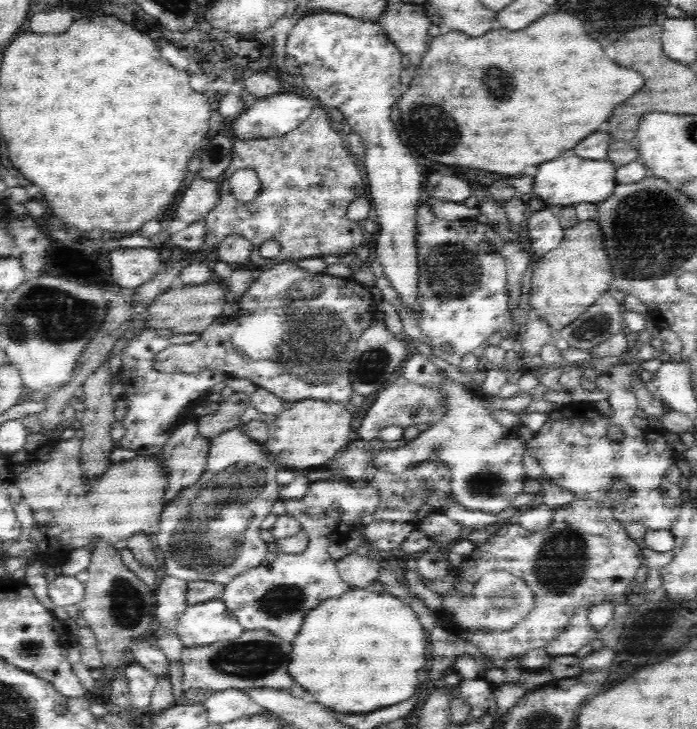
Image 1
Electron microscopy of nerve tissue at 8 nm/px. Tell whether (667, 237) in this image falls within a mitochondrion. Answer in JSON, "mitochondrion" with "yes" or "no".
{"mitochondrion":"yes"}

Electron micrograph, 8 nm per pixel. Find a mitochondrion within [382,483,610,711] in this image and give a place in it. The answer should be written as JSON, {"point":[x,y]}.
{"point":[560,567]}

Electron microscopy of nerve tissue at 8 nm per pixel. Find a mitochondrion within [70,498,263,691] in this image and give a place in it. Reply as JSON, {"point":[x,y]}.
{"point":[127,605]}

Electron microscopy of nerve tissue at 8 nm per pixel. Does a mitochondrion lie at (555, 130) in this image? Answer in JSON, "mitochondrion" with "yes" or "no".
{"mitochondrion":"no"}

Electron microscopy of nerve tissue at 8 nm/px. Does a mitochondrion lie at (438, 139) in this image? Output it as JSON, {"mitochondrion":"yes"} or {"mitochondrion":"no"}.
{"mitochondrion":"yes"}

